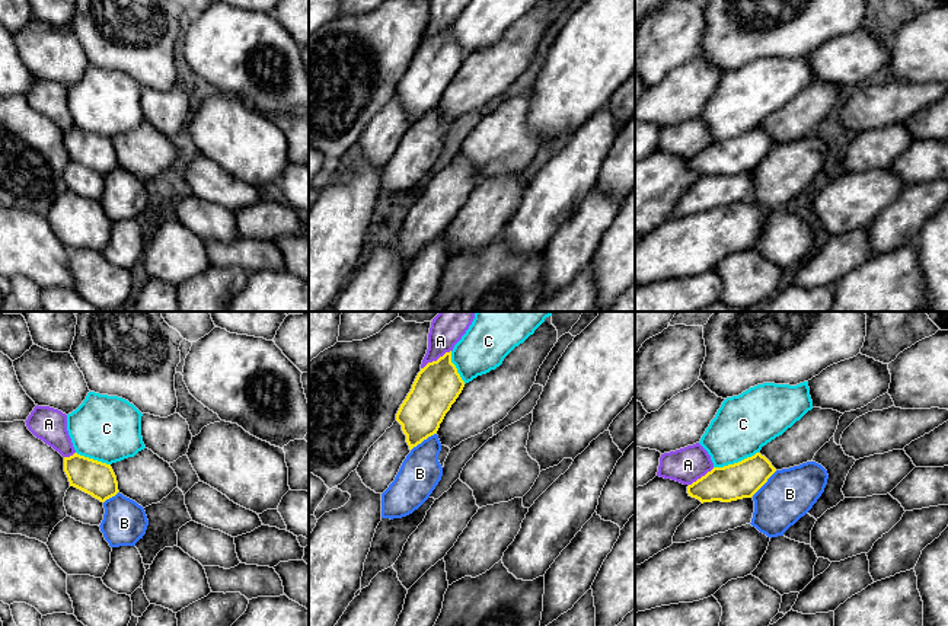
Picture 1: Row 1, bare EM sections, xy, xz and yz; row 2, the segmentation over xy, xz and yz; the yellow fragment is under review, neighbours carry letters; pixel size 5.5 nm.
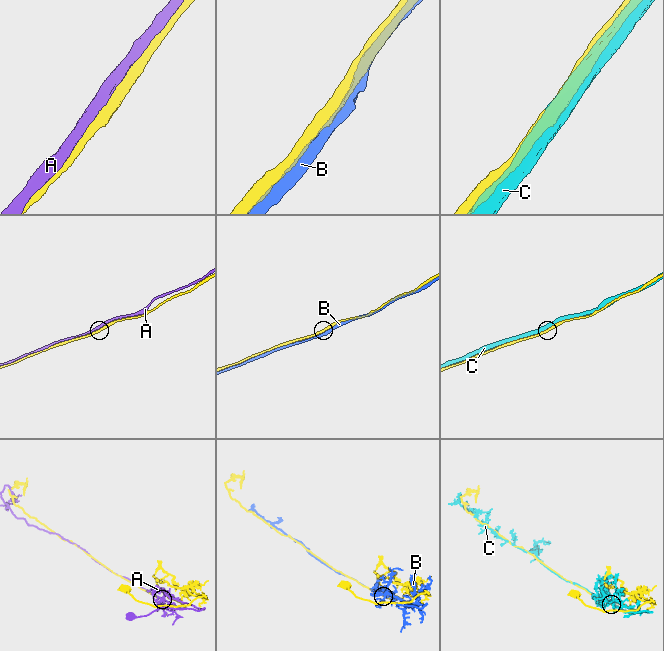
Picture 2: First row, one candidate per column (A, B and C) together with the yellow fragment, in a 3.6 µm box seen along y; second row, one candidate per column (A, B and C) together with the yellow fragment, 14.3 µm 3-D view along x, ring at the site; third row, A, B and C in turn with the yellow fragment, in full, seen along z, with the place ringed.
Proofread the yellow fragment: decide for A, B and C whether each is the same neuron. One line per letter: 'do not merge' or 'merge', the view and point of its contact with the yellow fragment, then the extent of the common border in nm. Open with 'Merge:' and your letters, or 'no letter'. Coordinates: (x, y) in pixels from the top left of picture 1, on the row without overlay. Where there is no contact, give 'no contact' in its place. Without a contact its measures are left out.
Merge: no letter
A: do not merge; contact xz (437, 34); length 200 nm
B: do not merge; contact xz (423, 114); length 170 nm
C: do not merge; contact yz (736, 137); length 260 nm

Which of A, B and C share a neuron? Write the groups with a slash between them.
A / B / C

